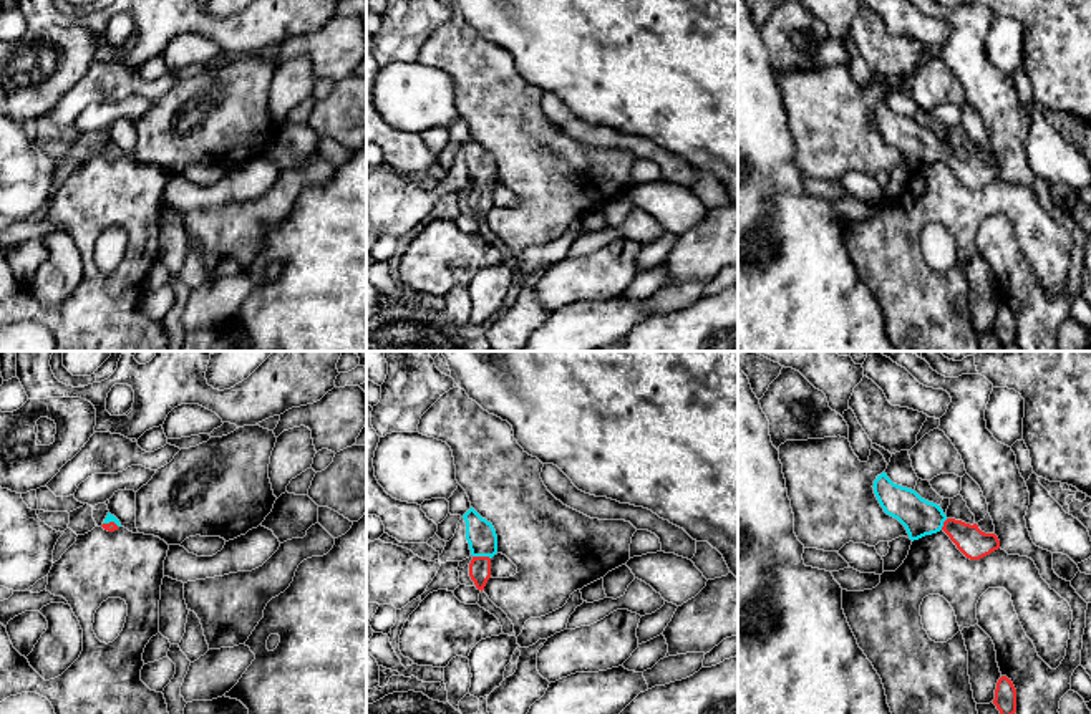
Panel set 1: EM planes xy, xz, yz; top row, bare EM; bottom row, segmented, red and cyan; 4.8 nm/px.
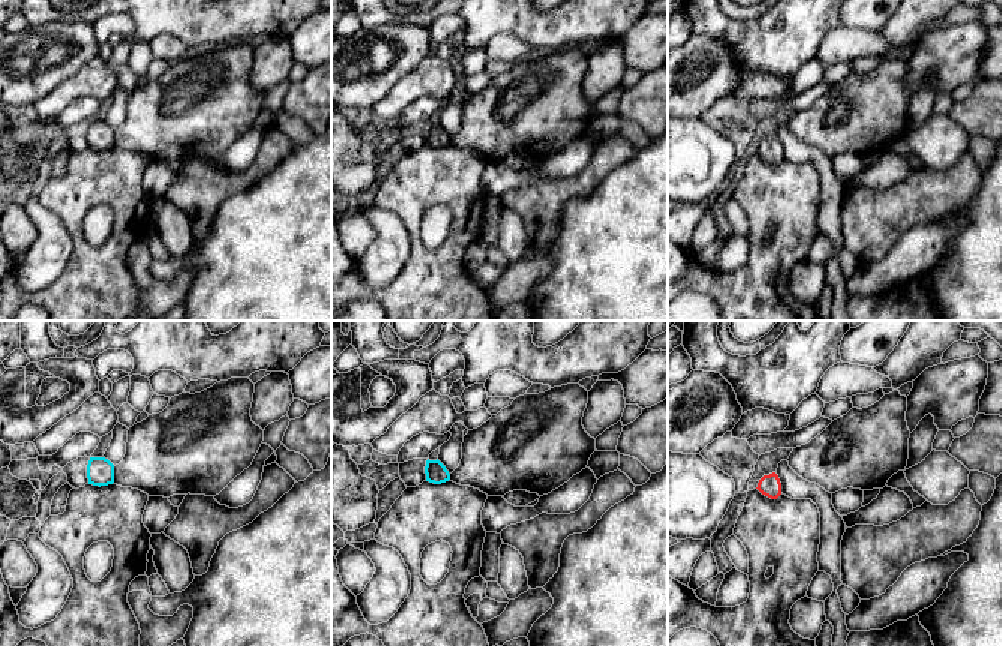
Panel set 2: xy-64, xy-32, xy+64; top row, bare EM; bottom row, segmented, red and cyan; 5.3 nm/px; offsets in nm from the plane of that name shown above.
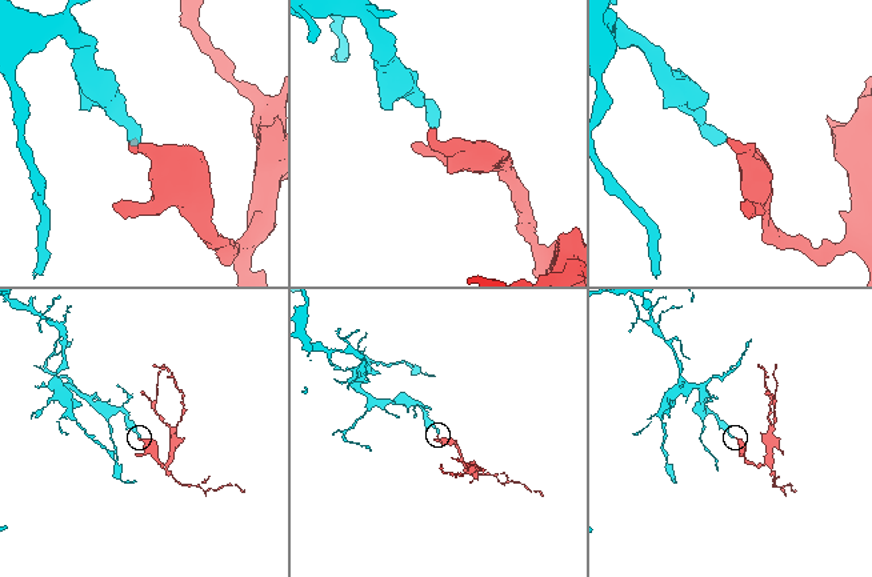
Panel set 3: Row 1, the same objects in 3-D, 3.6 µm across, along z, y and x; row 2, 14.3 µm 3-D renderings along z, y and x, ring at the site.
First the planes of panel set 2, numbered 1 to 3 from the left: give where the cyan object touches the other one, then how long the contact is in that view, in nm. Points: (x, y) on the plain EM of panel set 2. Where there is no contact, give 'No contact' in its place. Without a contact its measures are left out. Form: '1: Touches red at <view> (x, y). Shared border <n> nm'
1: No contact
2: No contact
3: No contact

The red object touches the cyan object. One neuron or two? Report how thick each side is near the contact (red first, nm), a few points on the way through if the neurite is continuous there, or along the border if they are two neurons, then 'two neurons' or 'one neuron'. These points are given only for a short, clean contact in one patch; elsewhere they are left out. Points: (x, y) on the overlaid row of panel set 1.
calibres 110 and 140 nm; way xz (480, 569), (481, 557), (483, 542); one neuron

